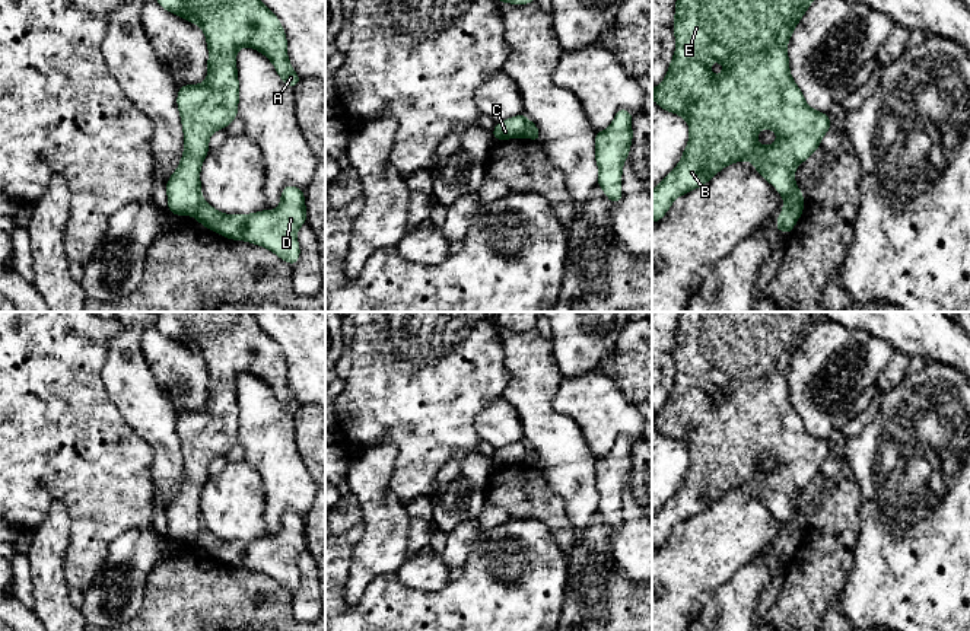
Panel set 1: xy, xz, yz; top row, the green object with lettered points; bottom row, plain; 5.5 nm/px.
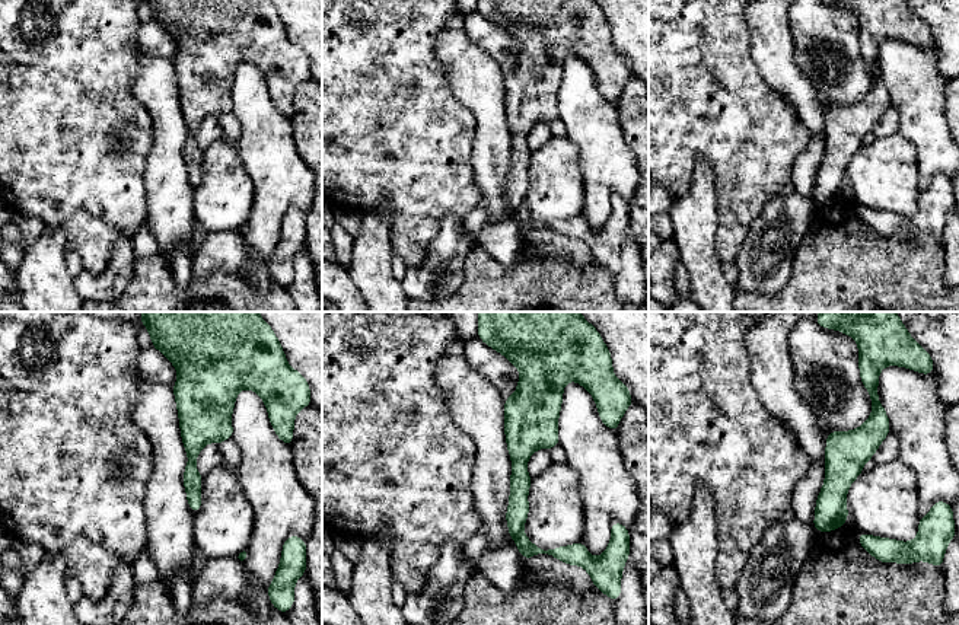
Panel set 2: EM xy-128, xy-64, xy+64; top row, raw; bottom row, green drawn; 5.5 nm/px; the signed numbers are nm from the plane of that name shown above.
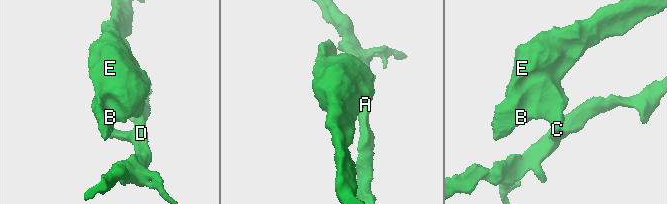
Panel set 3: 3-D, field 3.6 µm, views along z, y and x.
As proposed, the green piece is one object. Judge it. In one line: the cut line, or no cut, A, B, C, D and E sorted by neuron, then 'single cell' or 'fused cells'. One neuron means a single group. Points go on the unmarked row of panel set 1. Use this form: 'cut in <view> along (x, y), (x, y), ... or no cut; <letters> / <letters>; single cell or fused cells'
cut in yz along (802, 525), (785, 532); A B C E / D; fused cells

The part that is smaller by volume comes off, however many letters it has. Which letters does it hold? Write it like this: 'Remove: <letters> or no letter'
Remove: A, B, C, E

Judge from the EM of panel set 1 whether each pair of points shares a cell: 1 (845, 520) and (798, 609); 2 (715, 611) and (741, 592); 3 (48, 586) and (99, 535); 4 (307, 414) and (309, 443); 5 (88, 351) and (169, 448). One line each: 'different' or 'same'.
1: same
2: same
3: different
4: same
5: different

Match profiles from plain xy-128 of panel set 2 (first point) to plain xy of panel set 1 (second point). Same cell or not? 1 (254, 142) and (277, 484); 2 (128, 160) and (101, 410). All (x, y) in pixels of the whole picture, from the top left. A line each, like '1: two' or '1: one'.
1: one
2: one

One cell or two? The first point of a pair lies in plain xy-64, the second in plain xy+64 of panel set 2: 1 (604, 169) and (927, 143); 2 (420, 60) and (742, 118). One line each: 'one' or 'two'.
1: one
2: one

